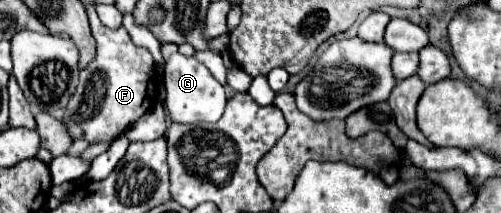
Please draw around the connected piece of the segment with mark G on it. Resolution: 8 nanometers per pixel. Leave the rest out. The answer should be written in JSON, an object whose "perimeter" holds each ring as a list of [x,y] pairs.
{"perimeter":[[[172,53],[166,59],[164,67],[164,85],[166,85],[166,109],[176,123],[216,123],[226,105],[224,87],[212,77],[212,73],[194,57],[184,57],[182,53]]]}

